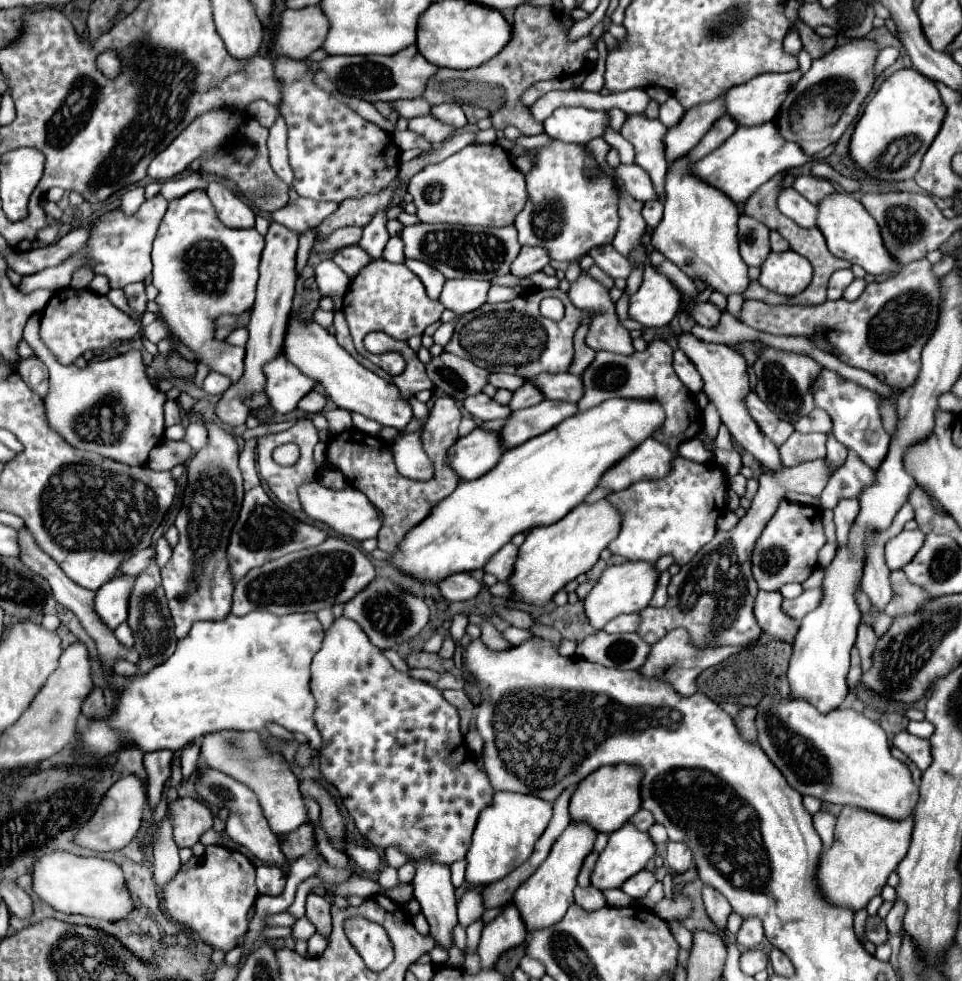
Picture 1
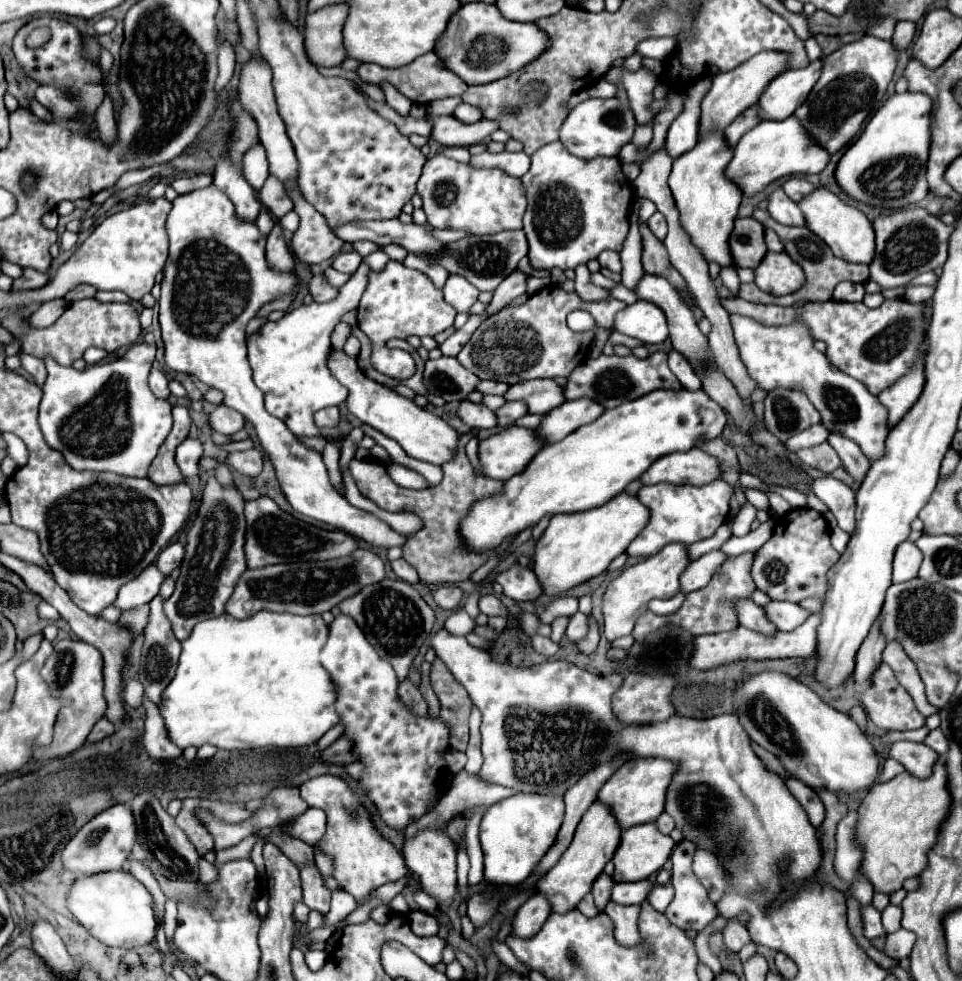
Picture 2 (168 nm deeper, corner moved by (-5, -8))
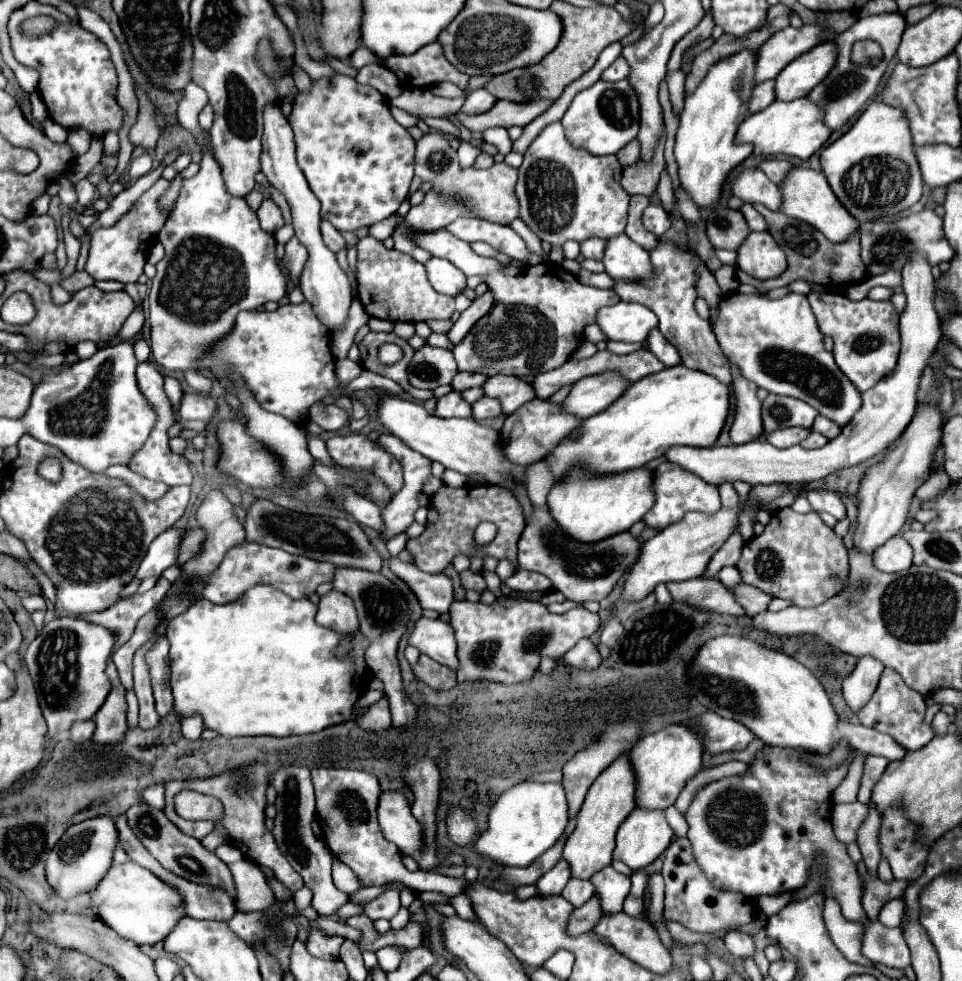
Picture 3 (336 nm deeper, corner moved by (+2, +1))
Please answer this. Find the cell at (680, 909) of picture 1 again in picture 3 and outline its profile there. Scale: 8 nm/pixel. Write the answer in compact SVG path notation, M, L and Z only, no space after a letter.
M673 838L665 850L663 862L663 880L665 880L665 920L675 920L695 932L717 932L737 924L747 924L753 920L757 906L753 900L745 898L739 892L723 892L713 888L703 872L697 868L691 856L691 842L687 838Z

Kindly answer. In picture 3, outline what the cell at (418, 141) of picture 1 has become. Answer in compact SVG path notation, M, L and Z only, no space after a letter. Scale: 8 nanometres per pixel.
M391 108L393 112L393 118L403 126L403 128L411 128L417 124L417 118L415 116L409 116L405 110L399 110L399 108Z

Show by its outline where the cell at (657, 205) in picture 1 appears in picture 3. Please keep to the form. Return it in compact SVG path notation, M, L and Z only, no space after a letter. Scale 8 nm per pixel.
M649 204L649 206L645 208L645 212L643 212L643 226L645 226L649 232L661 236L663 232L669 230L669 226L671 226L671 216L669 216L659 204Z

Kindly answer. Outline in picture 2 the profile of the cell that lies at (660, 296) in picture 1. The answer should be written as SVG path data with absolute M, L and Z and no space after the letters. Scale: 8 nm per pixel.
M636 301L616 315L614 331L634 337L642 343L662 343L668 337L664 313L648 301Z

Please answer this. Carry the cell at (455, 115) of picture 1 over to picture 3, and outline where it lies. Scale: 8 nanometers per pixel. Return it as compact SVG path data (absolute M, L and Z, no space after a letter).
M473 90L467 94L465 104L461 108L463 114L479 114L485 112L487 108L491 108L495 104L495 96L491 96L487 90Z

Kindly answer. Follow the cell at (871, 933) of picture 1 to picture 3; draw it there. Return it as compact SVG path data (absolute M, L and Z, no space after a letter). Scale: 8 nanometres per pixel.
M767 746L757 756L757 760L749 764L749 770L745 774L721 778L697 792L685 814L685 820L689 824L687 838L691 840L695 862L699 864L699 868L703 868L703 874L707 876L707 880L711 880L711 886L729 892L743 892L747 898L753 898L761 894L781 894L787 890L803 888L811 862L815 854L821 852L827 860L827 892L837 898L843 908L843 916L849 922L865 924L867 914L861 904L865 892L863 878L857 872L857 864L847 856L845 844L837 842L837 838L833 836L829 822L831 792L845 778L849 762L829 772L821 772L801 762L799 754L801 750Z

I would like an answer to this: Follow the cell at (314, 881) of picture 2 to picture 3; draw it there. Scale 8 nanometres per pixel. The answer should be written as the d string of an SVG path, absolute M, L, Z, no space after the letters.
M287 766L279 768L271 780L271 784L277 790L277 816L275 816L275 826L273 826L273 836L277 840L279 850L285 854L289 864L301 874L305 886L313 892L311 906L321 914L329 916L333 914L339 906L349 902L347 894L341 892L331 878L331 852L325 842L317 840L311 830L311 822L315 820L315 794L313 794L313 784L307 768L299 766Z

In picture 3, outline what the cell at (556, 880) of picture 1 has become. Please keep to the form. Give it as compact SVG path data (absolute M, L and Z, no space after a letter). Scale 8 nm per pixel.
M623 754L615 760L607 770L599 774L599 778L589 788L585 802L577 814L577 824L571 836L567 838L567 844L563 848L563 860L569 864L571 878L589 880L595 872L603 870L611 864L611 852L615 848L615 832L619 824L629 816L629 812L635 808L633 794L635 794L635 776L629 766L629 754Z

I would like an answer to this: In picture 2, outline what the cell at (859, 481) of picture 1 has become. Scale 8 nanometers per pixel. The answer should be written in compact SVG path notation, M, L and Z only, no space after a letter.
M830 433L828 443L838 453L840 461L842 461L842 467L856 479L856 483L862 483L862 477L866 475L866 469L870 467L870 461L866 461L866 455L860 451L860 447L852 439L842 437L838 433Z

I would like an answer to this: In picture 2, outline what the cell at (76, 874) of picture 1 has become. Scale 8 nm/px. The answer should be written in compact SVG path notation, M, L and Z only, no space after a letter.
M110 871L76 879L70 889L68 909L98 941L110 947L132 949L150 945L162 925L162 917L154 911L150 891L128 871Z

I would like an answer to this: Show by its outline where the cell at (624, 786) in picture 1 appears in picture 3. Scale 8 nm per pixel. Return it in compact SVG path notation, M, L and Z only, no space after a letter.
M671 724L651 736L643 736L629 752L631 768L637 780L635 806L647 810L665 810L667 806L671 806L677 800L685 782L699 772L701 756L703 756L701 738L695 736L695 732L691 732L685 726L681 728L679 724Z

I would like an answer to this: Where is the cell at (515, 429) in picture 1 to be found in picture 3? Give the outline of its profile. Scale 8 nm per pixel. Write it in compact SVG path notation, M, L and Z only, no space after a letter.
M615 372L603 376L587 376L571 386L571 392L561 404L561 410L581 420L595 416L613 404L627 386L629 382L623 382Z

